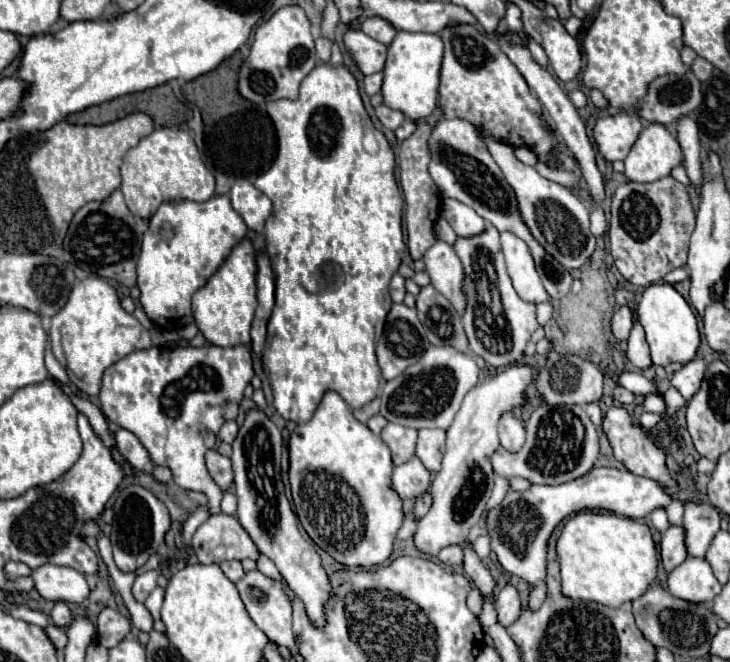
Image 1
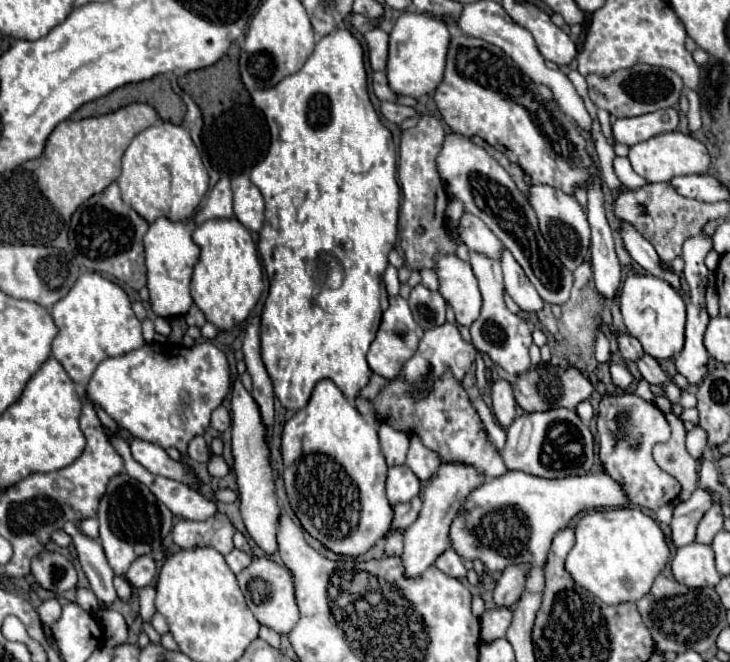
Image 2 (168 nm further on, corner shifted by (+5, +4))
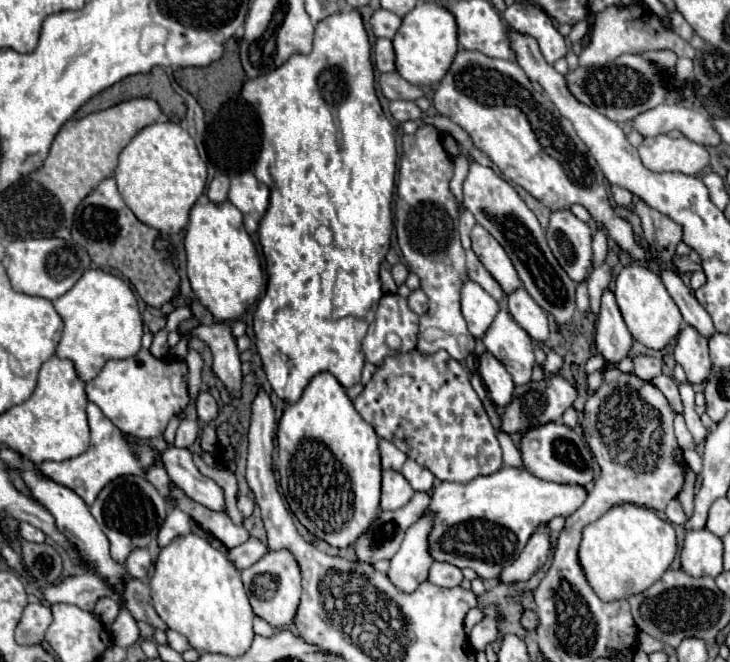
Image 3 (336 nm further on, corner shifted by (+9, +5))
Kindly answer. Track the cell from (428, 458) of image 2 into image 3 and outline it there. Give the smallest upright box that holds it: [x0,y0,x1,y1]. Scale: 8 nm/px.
[402,458,434,492]

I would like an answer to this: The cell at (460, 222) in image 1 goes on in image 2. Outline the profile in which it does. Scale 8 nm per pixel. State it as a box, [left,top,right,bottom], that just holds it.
[460,213,504,261]

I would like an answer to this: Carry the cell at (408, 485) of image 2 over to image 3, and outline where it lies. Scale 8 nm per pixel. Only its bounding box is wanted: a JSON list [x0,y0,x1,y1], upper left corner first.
[380,472,414,510]

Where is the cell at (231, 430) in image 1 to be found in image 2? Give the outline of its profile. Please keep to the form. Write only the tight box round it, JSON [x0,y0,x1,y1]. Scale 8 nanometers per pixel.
[210,405,230,433]

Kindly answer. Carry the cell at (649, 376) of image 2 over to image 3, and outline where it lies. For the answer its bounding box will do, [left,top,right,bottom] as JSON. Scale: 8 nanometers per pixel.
[650,374,682,412]

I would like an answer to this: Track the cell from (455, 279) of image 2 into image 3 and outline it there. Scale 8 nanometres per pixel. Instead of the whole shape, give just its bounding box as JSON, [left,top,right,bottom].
[460,280,500,338]

